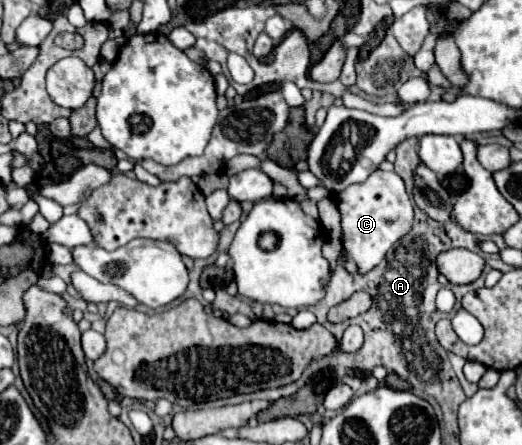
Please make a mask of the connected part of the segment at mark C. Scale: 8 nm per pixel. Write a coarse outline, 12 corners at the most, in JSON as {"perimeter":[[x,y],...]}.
{"perimeter":[[395,172],[333,194],[343,250],[359,274],[409,232],[413,206]]}

